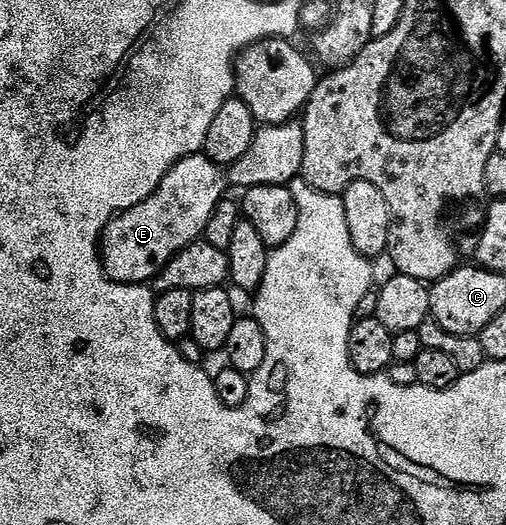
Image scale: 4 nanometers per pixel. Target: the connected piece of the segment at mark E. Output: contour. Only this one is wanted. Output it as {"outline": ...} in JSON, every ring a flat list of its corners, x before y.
{"outline":[[203,155,184,157,161,179,155,191,146,199,142,199,142,203,138,203,134,207,124,210,123,213,119,213,117,217,113,217,111,223,100,234,100,266,104,268,105,275,111,281,118,282,119,285,142,285,155,282,156,276,162,271,162,267,166,267,166,263,170,263,170,259,174,259,174,255,178,255,178,251,190,247,194,242,203,238,204,232,206,231,206,223,210,223,210,215,214,215,214,207,218,207,218,203,225,200,227,194,224,193,228,189,228,181,224,178,224,173,225,170,221,166,211,164,208,158]]}

